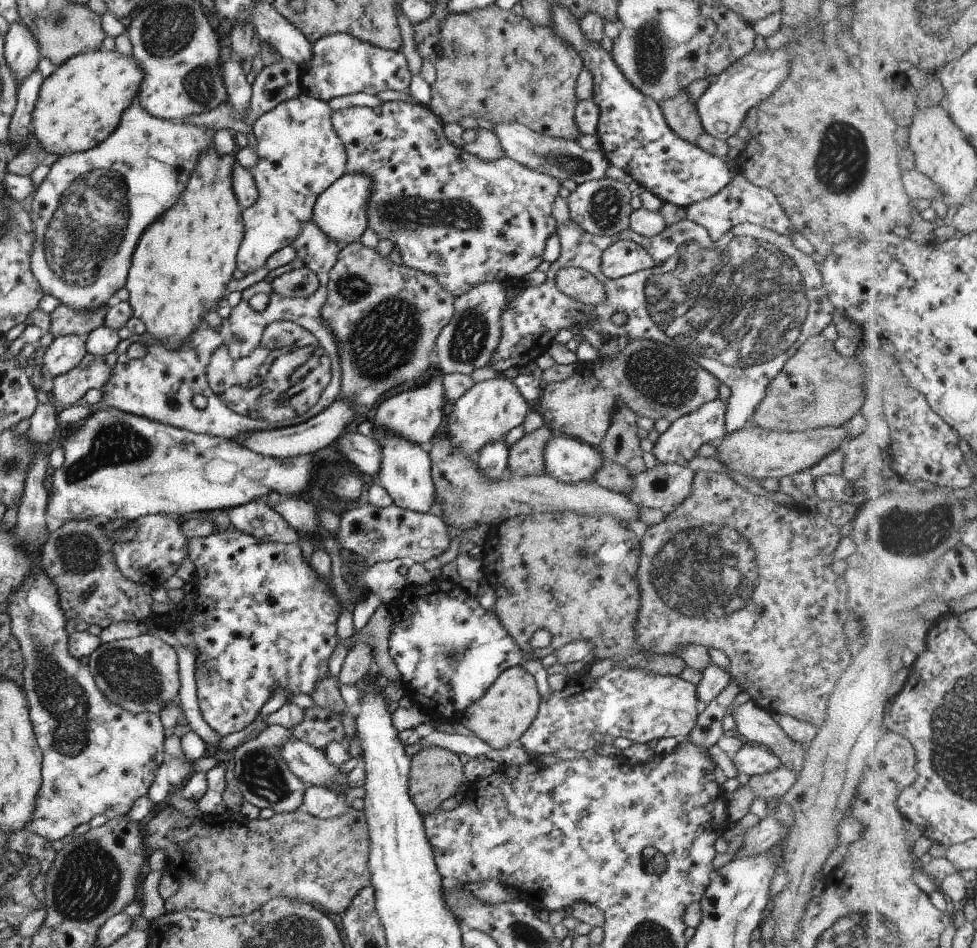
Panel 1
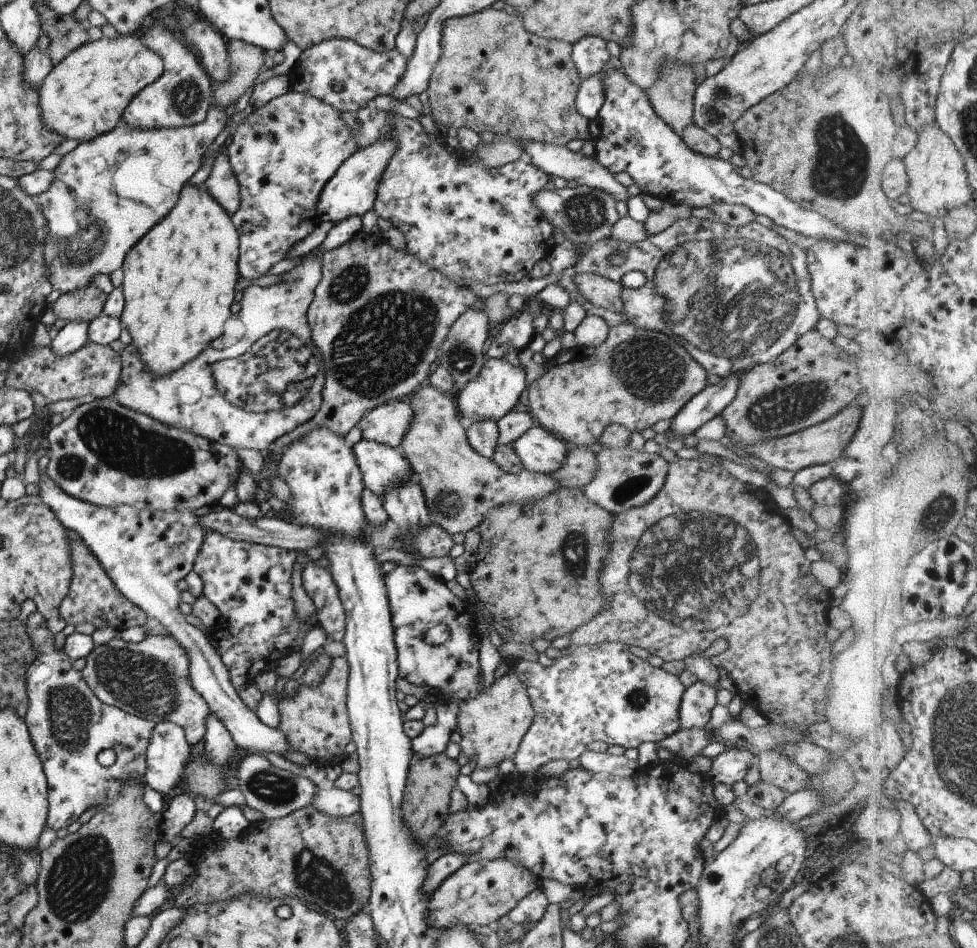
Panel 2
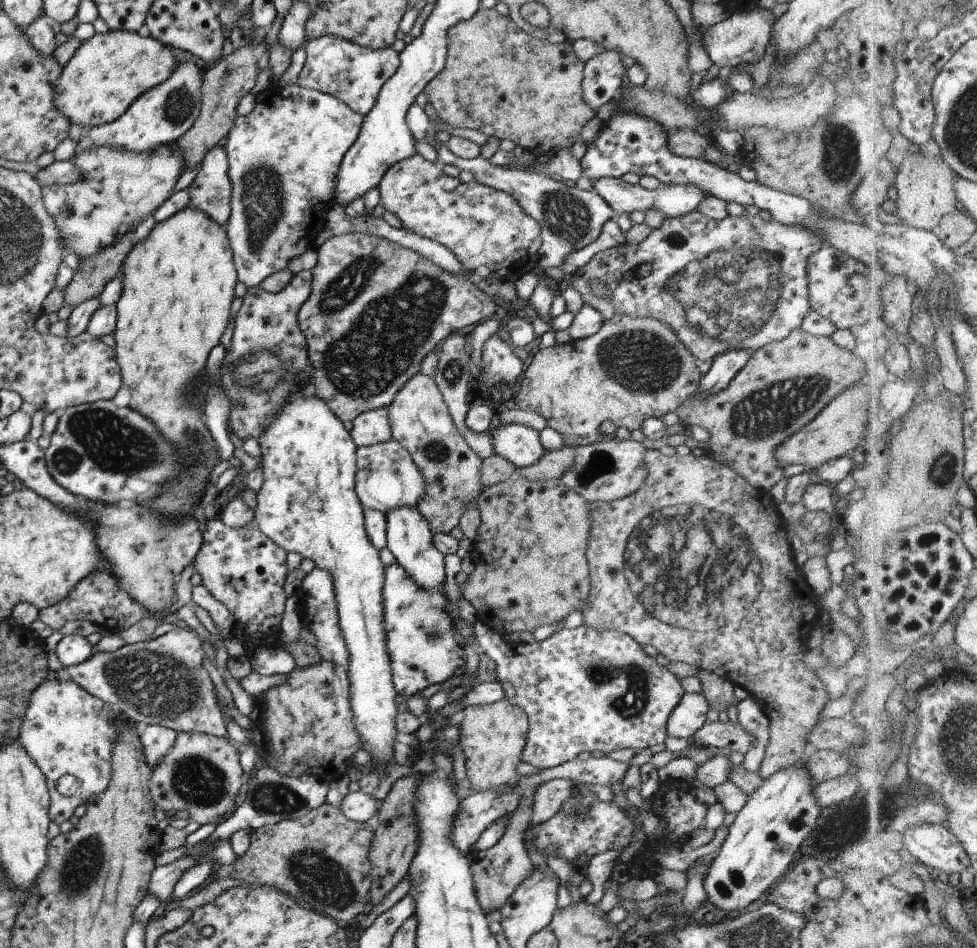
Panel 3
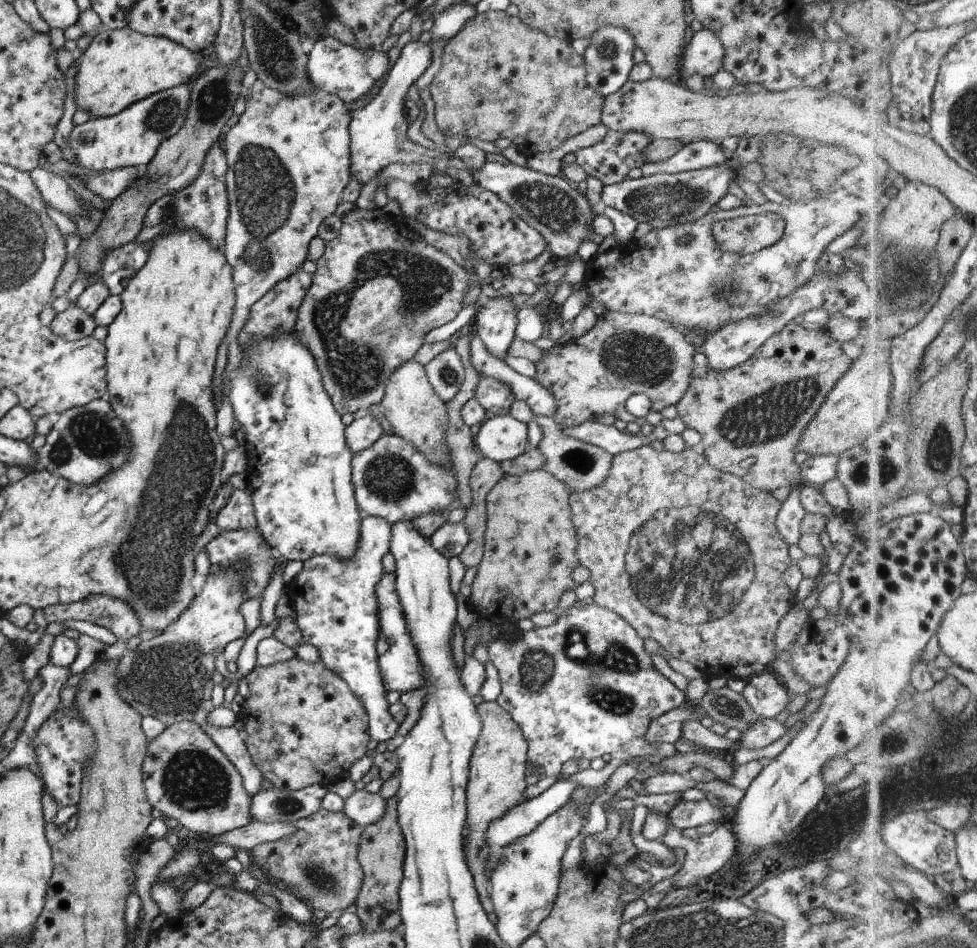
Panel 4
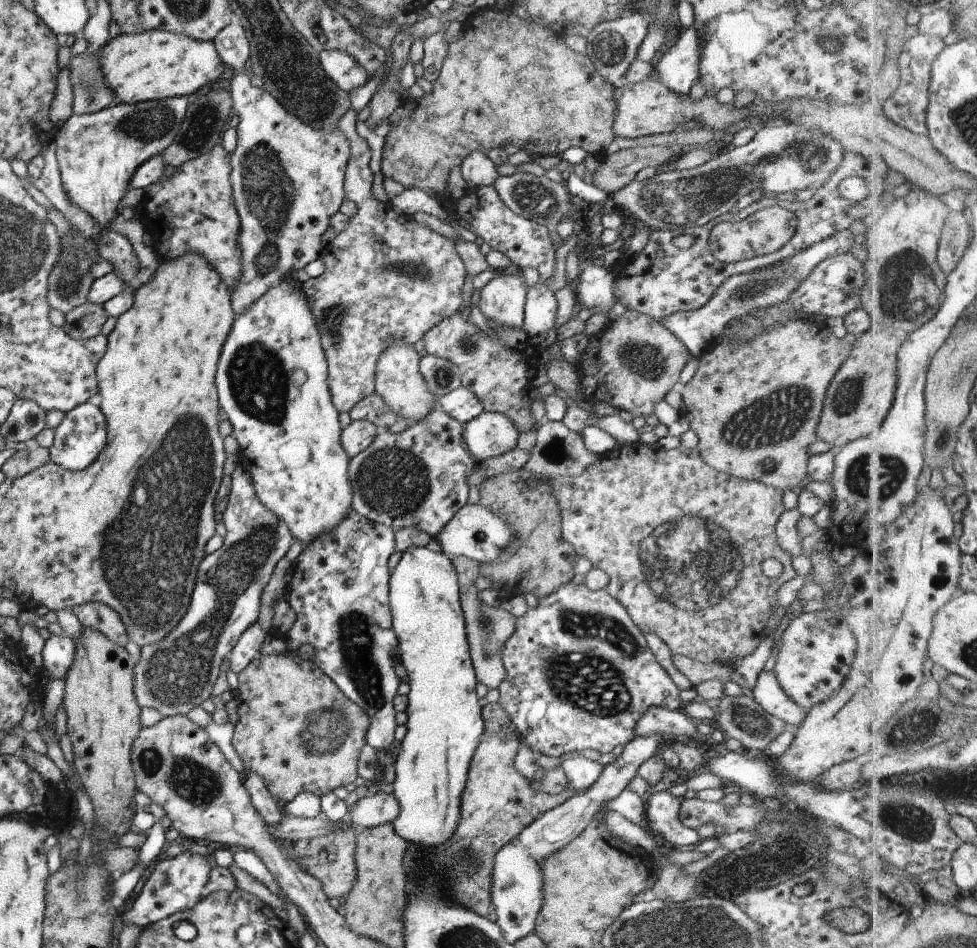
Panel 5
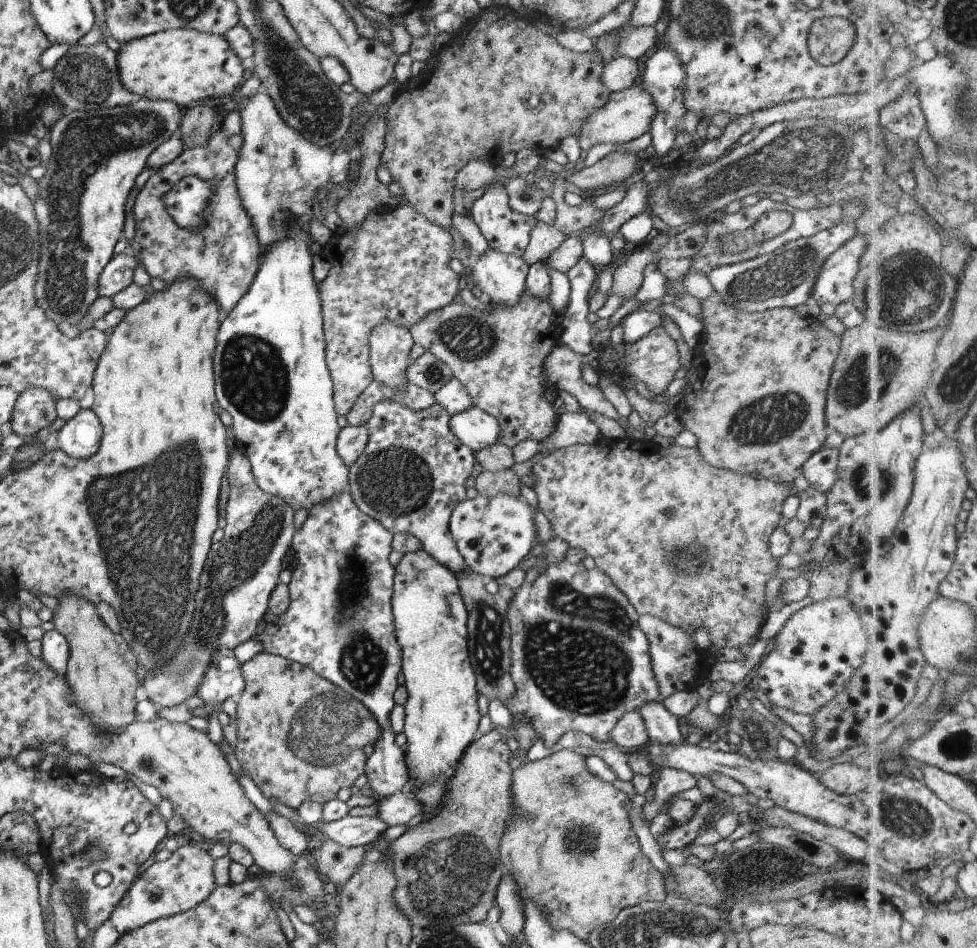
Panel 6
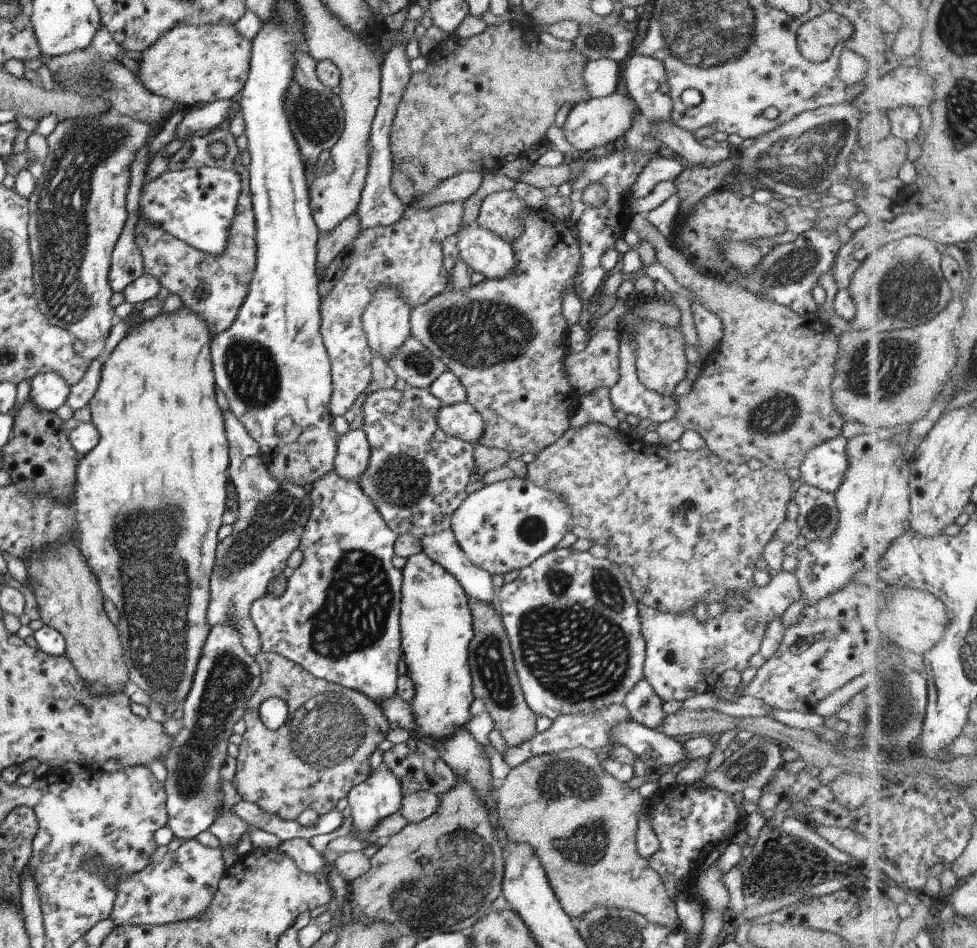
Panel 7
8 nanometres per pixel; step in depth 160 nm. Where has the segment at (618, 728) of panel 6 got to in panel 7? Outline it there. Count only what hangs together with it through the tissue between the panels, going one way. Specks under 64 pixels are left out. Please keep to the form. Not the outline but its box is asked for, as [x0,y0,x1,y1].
[503,705,629,766]

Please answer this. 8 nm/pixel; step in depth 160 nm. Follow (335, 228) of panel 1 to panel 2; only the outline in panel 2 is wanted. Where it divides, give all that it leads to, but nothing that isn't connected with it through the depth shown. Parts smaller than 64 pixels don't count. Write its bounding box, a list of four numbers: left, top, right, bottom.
[315,136,394,224]

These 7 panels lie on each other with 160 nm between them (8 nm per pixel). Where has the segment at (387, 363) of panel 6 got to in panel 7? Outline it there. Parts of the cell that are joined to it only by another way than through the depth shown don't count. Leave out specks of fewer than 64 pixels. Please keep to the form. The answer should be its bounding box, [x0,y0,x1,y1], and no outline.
[361,287,410,362]

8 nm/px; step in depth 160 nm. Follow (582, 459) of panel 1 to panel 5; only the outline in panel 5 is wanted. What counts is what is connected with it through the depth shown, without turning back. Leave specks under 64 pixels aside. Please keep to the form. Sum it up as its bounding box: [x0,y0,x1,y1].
[462,411,518,463]

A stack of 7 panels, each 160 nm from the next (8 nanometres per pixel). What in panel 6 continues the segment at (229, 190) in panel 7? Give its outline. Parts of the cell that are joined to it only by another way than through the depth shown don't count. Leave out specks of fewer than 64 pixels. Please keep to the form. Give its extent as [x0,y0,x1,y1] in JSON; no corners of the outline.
[163,176,212,227]

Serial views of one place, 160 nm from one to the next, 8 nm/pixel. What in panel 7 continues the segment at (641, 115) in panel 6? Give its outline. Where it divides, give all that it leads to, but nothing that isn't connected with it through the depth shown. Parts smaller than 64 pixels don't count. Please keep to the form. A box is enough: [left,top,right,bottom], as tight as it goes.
[561,93,637,152]

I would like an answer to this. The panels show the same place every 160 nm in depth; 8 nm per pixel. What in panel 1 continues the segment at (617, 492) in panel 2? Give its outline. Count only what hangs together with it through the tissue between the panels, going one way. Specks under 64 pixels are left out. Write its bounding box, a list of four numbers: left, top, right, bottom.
[625,465,694,513]

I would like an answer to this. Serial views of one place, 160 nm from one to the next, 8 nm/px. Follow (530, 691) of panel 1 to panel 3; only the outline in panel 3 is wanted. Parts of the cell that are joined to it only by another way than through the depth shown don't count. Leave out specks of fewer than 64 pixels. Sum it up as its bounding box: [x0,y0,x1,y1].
[457,697,528,792]

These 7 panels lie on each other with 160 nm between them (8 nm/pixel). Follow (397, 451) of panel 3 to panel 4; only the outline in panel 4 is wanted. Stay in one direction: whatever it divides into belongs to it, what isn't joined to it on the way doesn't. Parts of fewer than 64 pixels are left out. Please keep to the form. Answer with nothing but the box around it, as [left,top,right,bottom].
[350,434,457,525]

